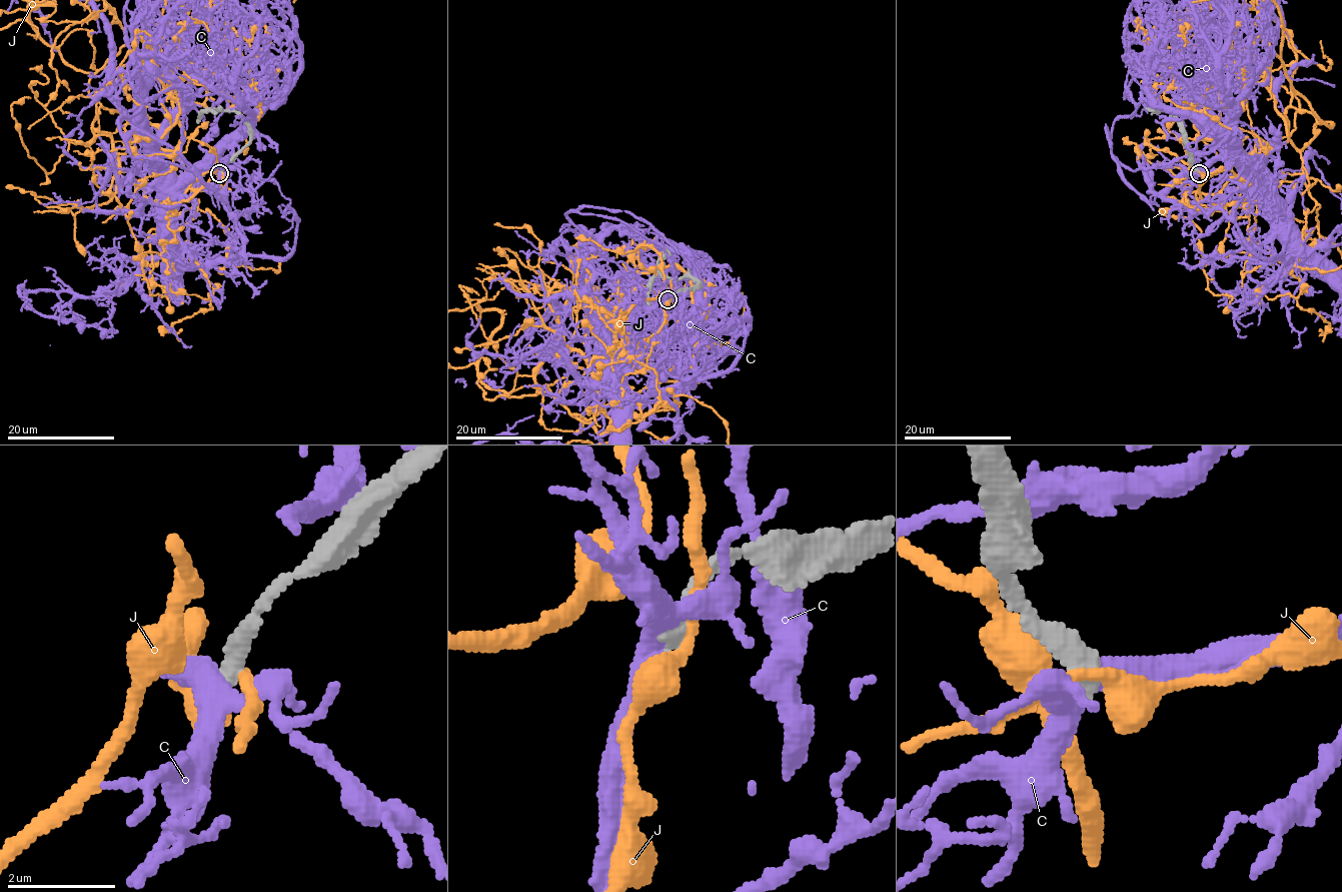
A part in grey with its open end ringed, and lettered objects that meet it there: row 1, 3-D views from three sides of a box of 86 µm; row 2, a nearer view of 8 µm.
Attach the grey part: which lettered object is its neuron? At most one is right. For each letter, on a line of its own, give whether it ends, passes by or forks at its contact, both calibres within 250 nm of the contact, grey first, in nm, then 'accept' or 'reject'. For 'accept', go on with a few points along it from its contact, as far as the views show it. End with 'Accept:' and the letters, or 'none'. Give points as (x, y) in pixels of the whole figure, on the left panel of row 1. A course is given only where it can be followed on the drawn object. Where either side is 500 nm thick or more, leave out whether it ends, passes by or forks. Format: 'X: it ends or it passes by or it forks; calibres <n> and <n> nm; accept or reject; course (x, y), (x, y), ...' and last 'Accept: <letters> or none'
C: it forks; calibres 420 and 420 nm; reject
J: it passes by; calibres 480 and 280 nm; reject
Accept: none

